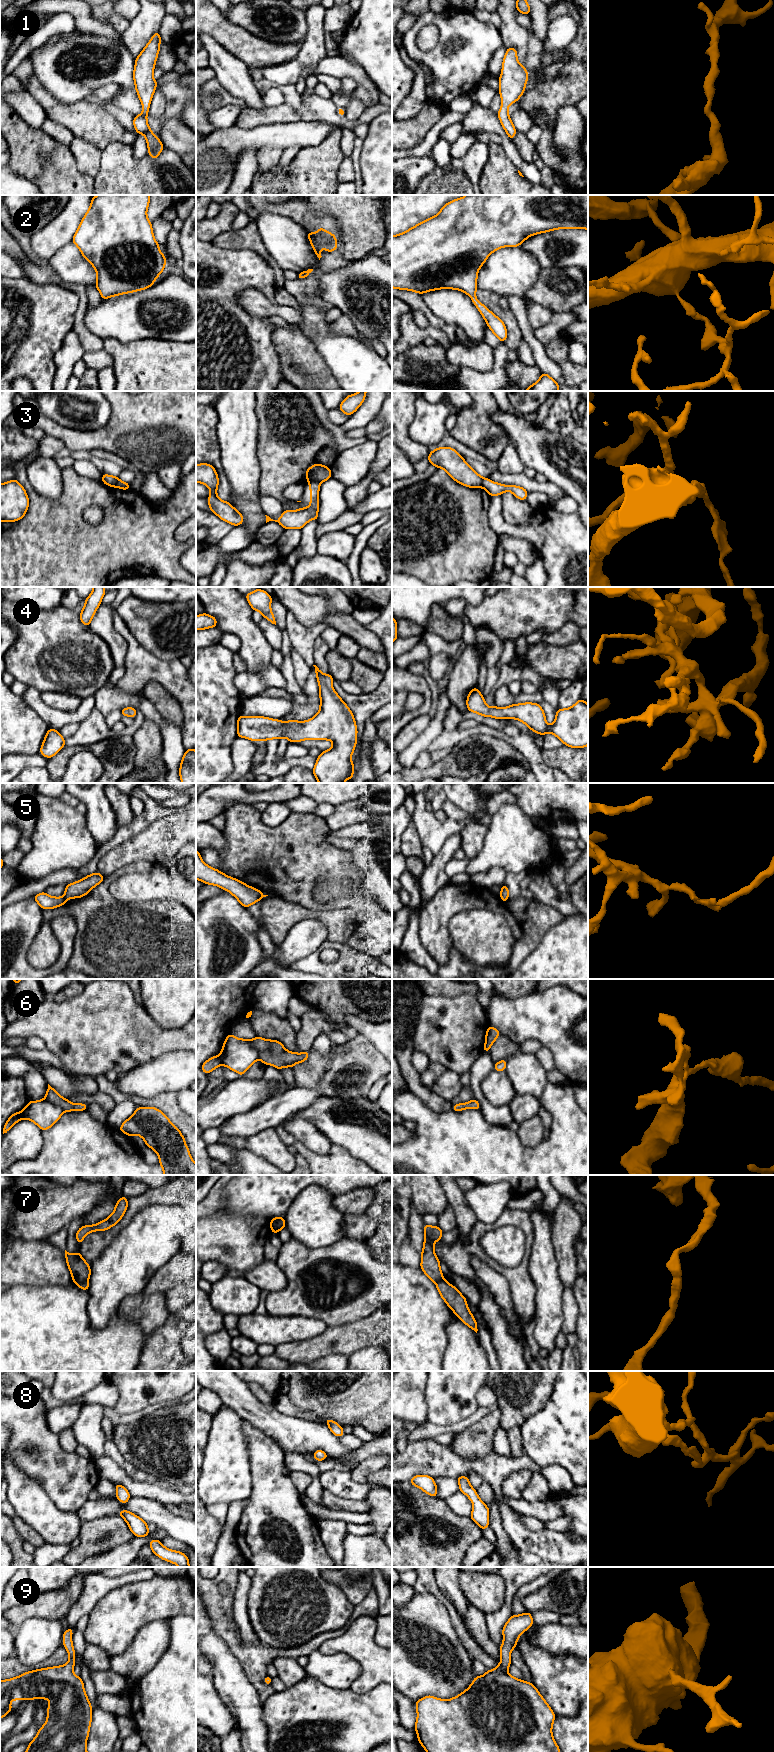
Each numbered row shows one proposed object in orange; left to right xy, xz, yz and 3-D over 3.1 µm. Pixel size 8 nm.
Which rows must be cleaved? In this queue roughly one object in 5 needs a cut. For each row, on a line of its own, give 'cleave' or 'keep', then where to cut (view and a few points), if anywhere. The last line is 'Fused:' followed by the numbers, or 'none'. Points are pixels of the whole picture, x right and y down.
1: keep | no cut
2: keep | no cut
3: cleave | xz (310, 480), (314, 480), (319, 484)
4: keep | no cut
5: cleave | xy (63, 896), (66, 899)
6: keep | no cut
7: keep | no cut
8: keep | no cut
9: keep | no cut
Fused: 3, 5

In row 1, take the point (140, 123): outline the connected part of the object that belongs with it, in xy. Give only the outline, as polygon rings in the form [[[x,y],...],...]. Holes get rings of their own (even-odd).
[[[155,32],[138,57],[135,59],[133,80],[143,112],[133,119],[133,125],[138,134],[143,134],[147,141],[148,154],[151,158],[158,158],[164,146],[160,139],[150,130],[147,122],[147,114],[151,99],[157,87],[157,81],[153,78],[153,71],[160,50],[161,36]]]

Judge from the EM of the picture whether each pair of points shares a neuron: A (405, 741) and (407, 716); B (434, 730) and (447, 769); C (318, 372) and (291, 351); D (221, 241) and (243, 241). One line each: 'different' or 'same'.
A: different
B: different
C: same
D: same

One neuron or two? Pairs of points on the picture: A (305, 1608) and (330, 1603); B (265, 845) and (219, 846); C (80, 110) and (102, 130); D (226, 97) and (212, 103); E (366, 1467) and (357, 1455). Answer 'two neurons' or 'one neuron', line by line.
A: one neuron
B: two neurons
C: one neuron
D: one neuron
E: two neurons

